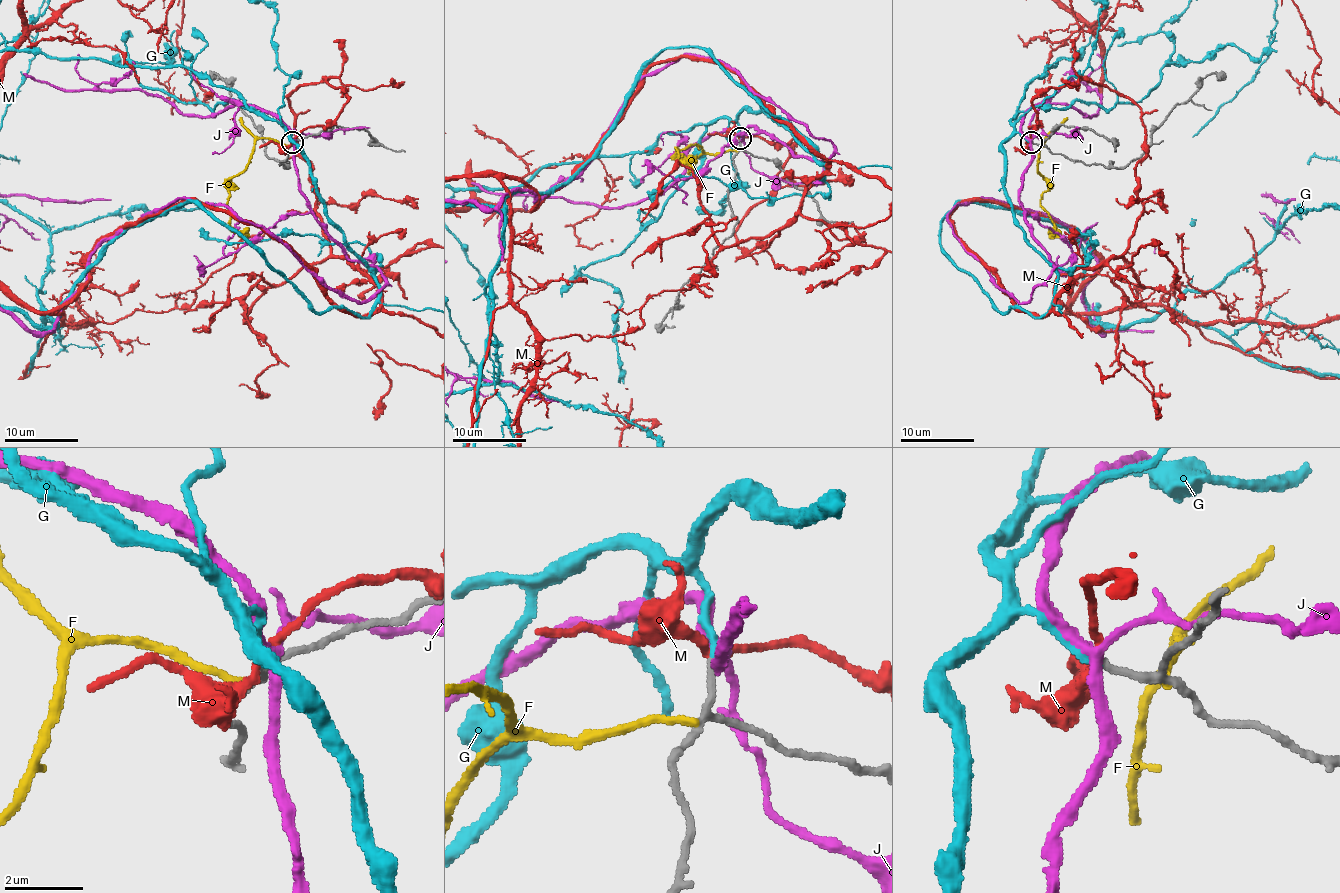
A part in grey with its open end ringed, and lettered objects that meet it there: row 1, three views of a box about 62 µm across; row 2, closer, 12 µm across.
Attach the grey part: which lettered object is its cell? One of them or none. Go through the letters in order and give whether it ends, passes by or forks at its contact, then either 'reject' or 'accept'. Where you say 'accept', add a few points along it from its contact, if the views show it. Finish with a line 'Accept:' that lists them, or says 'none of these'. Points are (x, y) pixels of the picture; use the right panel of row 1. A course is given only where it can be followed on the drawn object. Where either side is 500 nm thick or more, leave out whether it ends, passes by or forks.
F: it ends | reject
G: it ends | accept
J: it forks | reject
M: it passes by | reject
Accept: G

